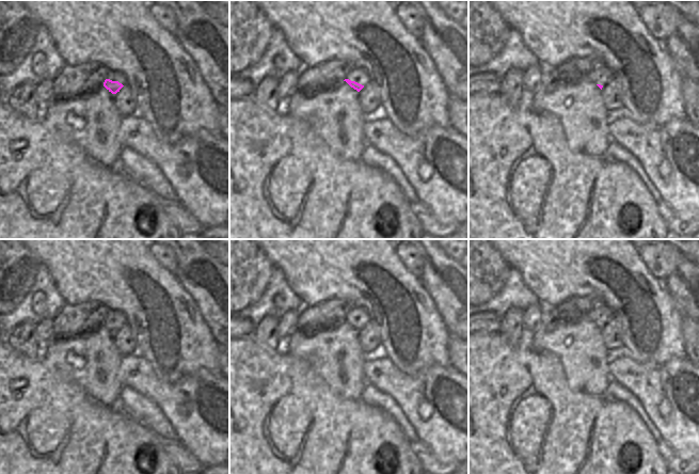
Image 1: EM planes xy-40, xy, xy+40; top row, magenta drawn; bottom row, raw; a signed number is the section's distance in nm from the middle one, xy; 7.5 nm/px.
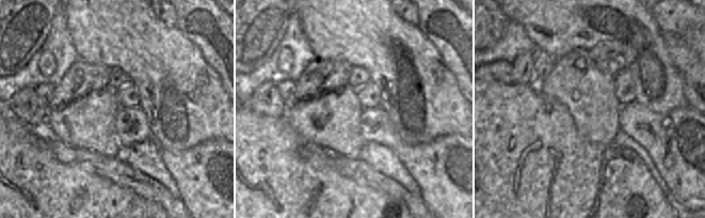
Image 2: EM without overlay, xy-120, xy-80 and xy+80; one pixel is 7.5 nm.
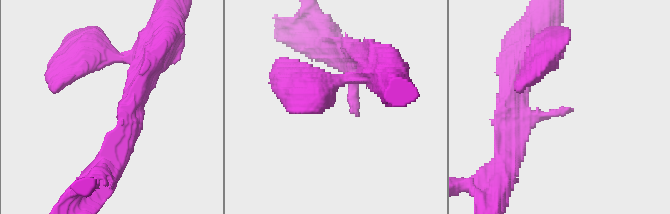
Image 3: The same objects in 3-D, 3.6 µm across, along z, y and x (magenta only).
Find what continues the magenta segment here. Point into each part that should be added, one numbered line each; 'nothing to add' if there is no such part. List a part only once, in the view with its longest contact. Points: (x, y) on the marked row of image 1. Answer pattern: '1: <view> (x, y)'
nothing to add

